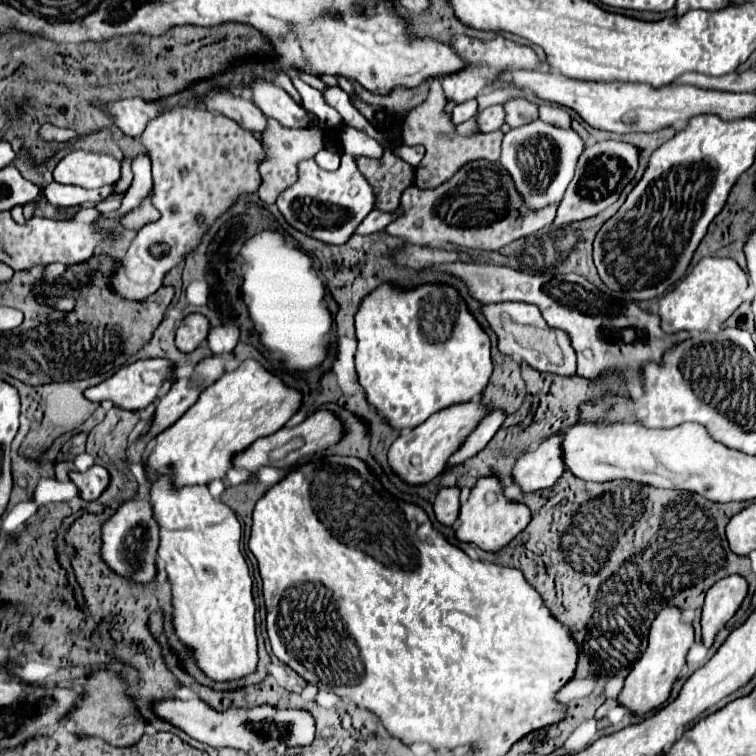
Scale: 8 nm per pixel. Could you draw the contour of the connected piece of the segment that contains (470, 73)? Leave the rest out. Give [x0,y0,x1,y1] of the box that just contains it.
[442,36,540,104]

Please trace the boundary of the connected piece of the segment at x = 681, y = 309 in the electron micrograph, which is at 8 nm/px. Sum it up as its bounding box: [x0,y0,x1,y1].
[658,258,748,334]

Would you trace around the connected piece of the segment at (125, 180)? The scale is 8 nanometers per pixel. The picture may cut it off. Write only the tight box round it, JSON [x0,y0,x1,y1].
[112,158,132,194]

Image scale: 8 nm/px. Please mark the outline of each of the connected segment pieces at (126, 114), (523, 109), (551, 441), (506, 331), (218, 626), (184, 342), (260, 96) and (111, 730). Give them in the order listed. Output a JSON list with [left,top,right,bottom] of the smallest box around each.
[[116,98,168,138],[504,98,538,128],[512,438,564,494],[482,302,576,376],[150,476,258,682],[176,314,208,354],[250,80,310,128],[66,670,146,746]]

